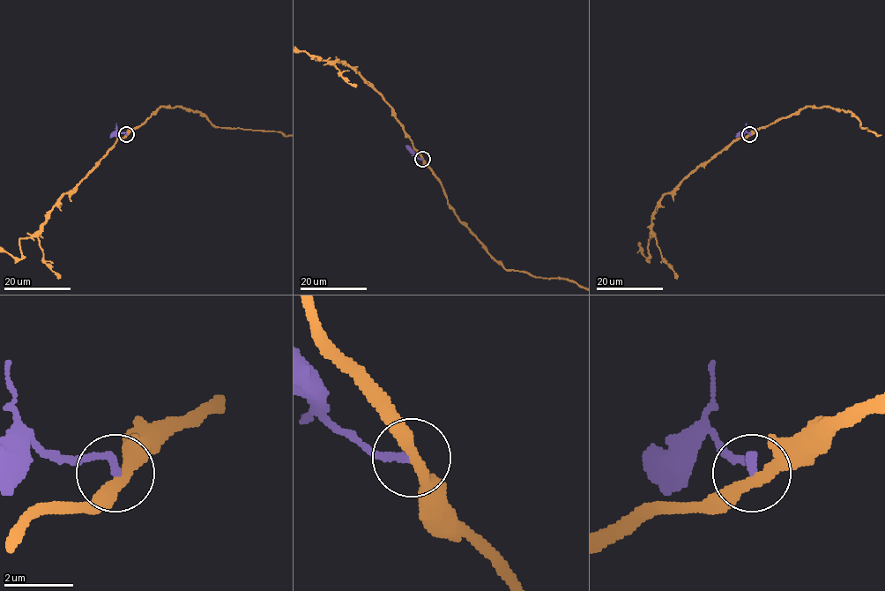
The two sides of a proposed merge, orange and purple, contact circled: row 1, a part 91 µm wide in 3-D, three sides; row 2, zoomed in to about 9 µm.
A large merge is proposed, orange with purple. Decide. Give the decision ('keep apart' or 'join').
keep apart

